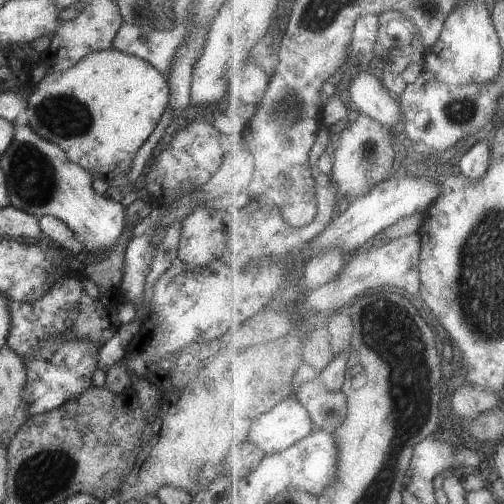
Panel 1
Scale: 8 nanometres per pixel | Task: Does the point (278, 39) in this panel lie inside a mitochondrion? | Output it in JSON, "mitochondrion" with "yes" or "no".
{"mitochondrion":"no"}

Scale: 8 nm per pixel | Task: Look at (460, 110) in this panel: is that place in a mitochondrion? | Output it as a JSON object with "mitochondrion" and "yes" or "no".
{"mitochondrion":"yes"}

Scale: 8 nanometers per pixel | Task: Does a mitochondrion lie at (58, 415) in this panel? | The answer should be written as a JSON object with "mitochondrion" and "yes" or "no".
{"mitochondrion":"no"}

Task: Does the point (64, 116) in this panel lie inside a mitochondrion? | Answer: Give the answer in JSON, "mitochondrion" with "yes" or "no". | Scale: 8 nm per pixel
{"mitochondrion":"yes"}

